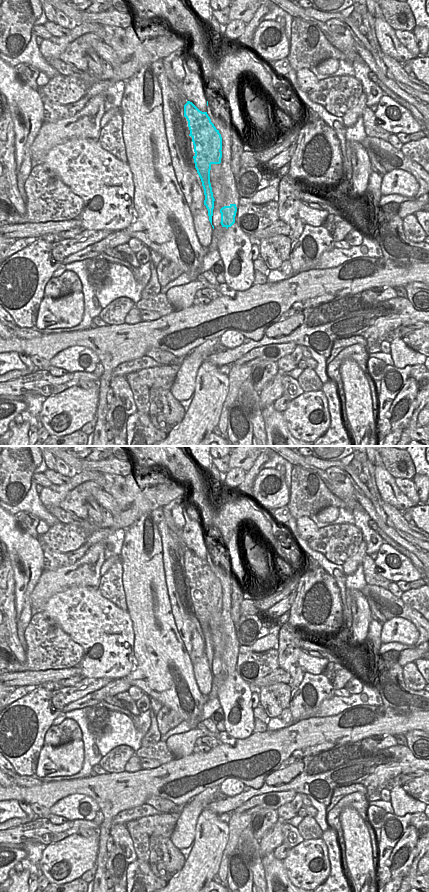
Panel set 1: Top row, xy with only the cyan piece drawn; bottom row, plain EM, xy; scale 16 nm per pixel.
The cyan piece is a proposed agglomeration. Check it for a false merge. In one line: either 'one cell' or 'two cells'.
two cells

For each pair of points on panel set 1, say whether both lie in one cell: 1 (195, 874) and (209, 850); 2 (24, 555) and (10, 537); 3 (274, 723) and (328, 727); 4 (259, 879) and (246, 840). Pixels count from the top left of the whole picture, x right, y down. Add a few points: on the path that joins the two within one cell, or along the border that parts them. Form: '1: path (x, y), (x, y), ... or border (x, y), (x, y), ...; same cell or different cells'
1: path (200, 868), (205, 856); same cell
2: path (24, 551), (14, 541); same cell
3: border (286, 726), (267, 731); different cells
4: path (257, 869), (250, 850); same cell

